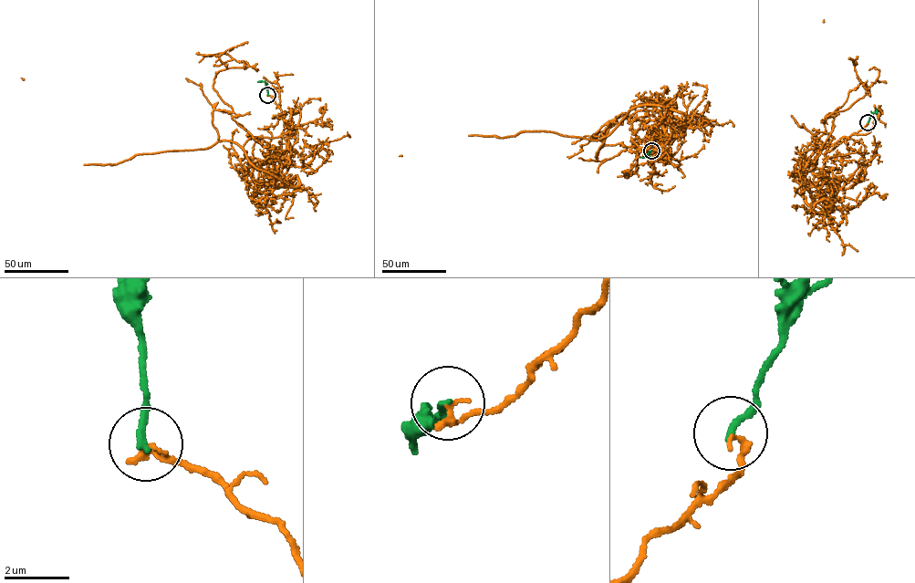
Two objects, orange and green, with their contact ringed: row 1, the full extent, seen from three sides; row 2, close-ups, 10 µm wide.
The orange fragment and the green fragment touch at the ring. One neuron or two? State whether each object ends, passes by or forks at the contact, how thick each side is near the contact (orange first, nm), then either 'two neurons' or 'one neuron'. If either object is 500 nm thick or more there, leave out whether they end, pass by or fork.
orange ends | green ends | 240/240 nm | two neurons

